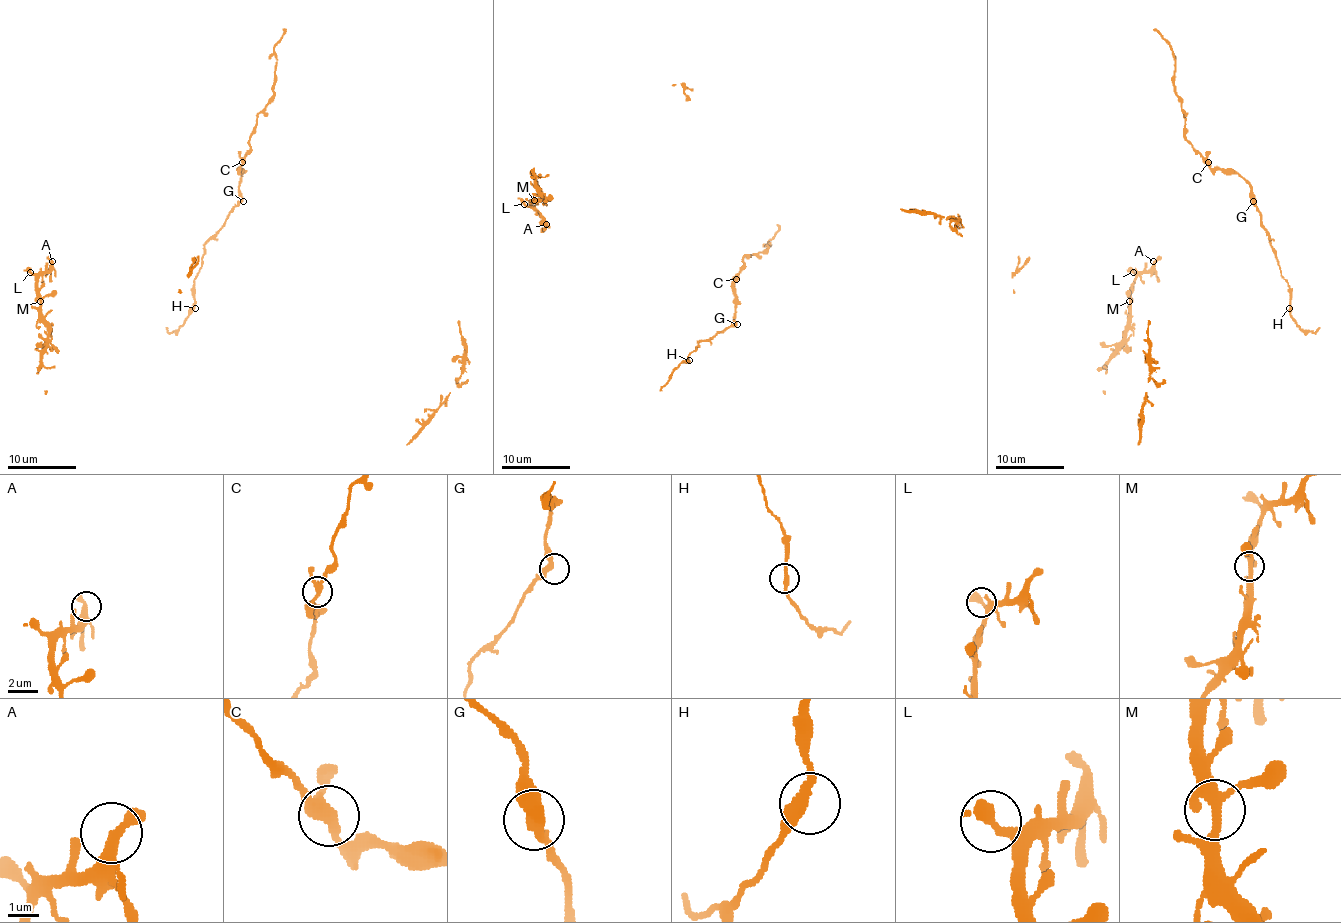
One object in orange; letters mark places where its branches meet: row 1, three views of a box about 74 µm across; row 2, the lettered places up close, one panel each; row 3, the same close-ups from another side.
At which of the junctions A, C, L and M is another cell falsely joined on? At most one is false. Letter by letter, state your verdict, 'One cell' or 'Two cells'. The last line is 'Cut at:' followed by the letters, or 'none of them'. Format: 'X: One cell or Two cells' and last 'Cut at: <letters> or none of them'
A: One cell
C: One cell
L: One cell
M: One cell
Cut at: none of them

